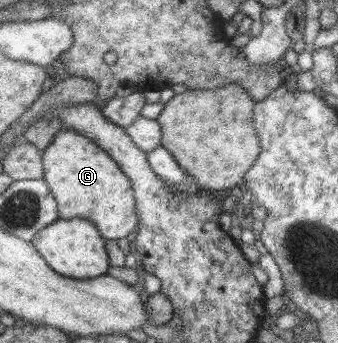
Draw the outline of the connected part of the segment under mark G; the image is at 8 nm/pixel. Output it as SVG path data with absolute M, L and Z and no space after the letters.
M66 128L54 134L52 142L41 151L42 179L52 198L58 204L58 219L85 219L90 222L105 241L125 238L135 230L137 226L137 214L134 211L134 197L132 187L126 175L118 168L118 165L98 148L92 140L86 136L80 136L73 129Z

